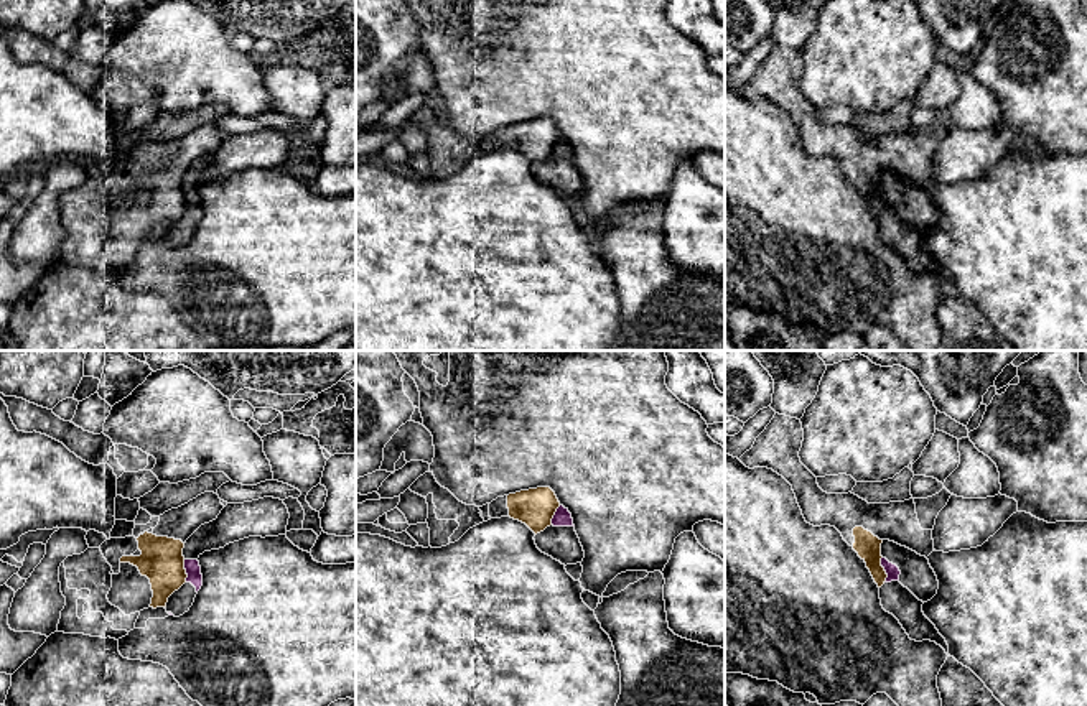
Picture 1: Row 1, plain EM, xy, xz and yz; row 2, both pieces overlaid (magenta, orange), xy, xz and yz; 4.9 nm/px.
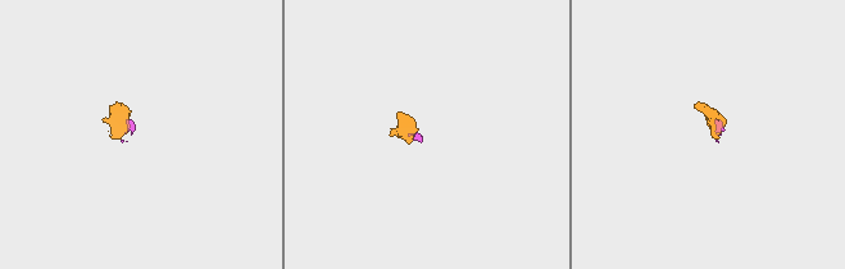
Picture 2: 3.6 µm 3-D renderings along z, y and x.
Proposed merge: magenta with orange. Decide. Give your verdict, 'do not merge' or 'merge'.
do not merge

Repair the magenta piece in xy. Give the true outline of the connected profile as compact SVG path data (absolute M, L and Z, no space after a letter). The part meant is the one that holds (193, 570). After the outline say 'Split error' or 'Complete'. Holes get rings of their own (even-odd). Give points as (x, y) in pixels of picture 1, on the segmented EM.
M264 497L244 504L227 504L216 520L201 525L184 543L186 583L166 602L166 612L180 617L189 611L203 586L198 558L204 551L224 548L249 536L278 536L287 533L288 509L280 499Z. Split error

